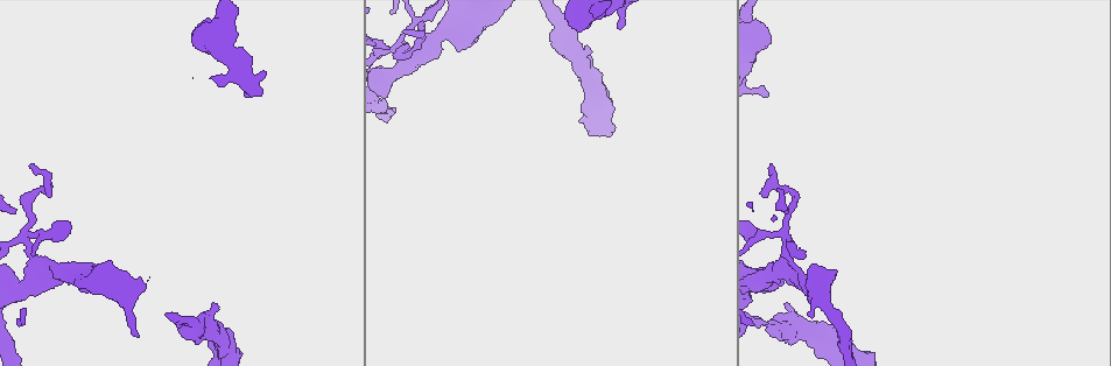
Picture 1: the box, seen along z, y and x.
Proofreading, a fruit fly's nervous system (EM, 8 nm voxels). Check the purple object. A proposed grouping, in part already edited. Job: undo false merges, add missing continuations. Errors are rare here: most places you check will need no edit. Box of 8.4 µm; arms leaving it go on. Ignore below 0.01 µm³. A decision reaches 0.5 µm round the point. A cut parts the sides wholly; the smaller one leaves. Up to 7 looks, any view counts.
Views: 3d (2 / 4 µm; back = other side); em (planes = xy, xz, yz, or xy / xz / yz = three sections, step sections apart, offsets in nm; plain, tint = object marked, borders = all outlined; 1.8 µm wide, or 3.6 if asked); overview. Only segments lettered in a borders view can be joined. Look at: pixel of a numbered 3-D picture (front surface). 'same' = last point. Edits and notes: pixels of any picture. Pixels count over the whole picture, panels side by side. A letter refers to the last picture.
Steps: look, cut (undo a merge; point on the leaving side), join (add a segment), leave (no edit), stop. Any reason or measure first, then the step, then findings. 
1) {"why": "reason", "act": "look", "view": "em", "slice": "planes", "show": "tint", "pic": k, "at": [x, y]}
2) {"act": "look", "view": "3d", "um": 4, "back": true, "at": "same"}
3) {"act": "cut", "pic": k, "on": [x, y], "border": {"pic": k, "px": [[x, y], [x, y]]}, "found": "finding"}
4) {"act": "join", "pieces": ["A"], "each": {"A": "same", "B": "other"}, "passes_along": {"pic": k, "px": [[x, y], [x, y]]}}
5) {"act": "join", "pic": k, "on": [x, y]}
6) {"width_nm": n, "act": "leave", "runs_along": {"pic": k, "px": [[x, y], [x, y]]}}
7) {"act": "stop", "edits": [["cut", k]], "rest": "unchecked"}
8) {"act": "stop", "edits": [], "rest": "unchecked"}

{"act": "look", "view": "3d", "um": 4, "pic": 1, "at": [769, 167]}

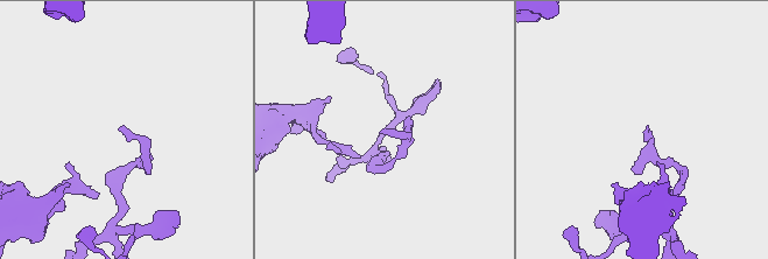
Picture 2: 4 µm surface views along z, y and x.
{"why": "now the EM", "act": "look", "view": "em", "slice": "planes", "show": "borders", "pic": 2, "at": [645, 130]}

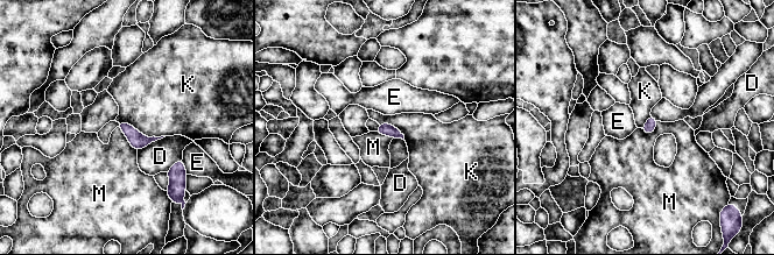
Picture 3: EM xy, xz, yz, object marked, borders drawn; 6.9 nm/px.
{"act": "leave", "each": {"D": "other", "E": "other", "K": "other", "M": "other"}, "border": {"pic": 3, "px": [[118, 121], [147, 136], [164, 136]]}, "found": "none of them fits"}

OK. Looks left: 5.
{"why": "branch stops here", "act": "look", "view": "3d", "um": 4, "pic": 1, "at": [585, 47]}

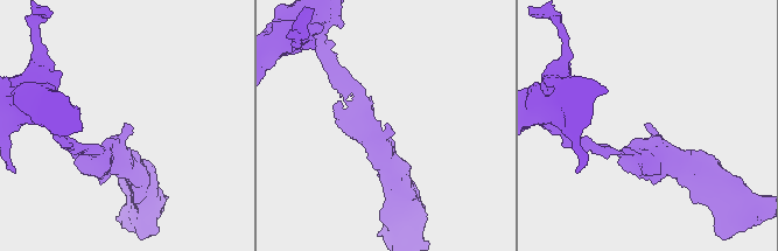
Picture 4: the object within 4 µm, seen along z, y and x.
{"why": "need the tissue", "act": "look", "view": "em", "slice": "planes", "show": "tint", "pic": 4, "at": [645, 124]}

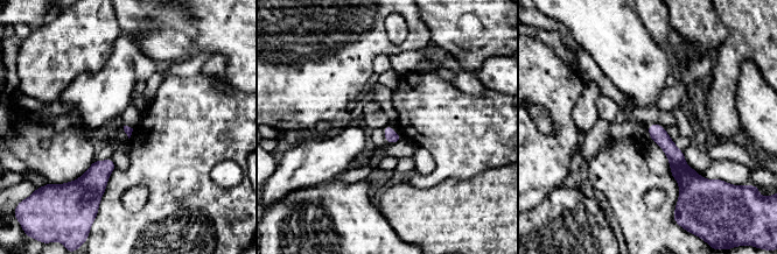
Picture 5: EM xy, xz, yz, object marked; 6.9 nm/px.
{"why": "see the neighbours", "act": "look", "view": "em", "slice": "planes", "show": "borders", "at": "same"}

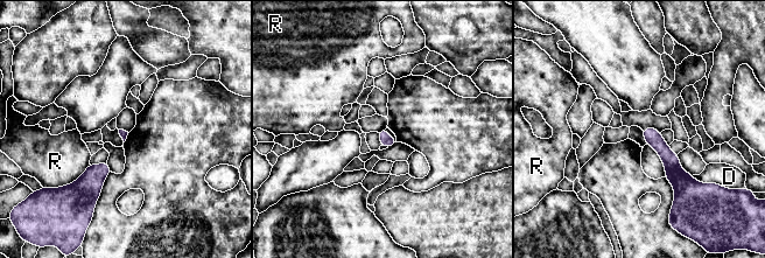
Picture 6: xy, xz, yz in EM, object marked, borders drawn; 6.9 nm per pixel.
{"act": "leave", "each": {"D": "other", "R": "other"}, "runs_along": {"pic": 6, "px": [[646, 132], [671, 161], [680, 190]]}, "found": "no lettered segment goes on from it"}

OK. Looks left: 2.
{"why": "free end", "act": "look", "view": "3d", "um": 4, "pic": 1, "at": [766, 94]}

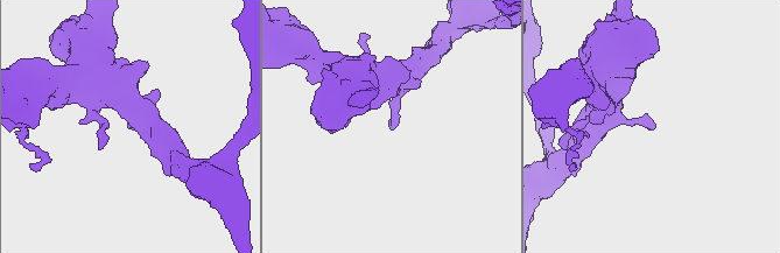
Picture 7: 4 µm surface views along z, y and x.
{"why": "now the EM", "act": "look", "view": "em", "slice": "planes", "show": "borders", "pic": 7, "at": [654, 127]}

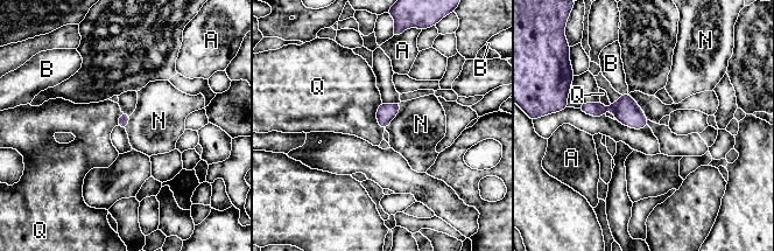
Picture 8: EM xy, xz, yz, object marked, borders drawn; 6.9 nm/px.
{"act": "leave", "each": {"A": "other", "B": "other", "N": "other", "Q": "other"}, "border": {"pic": 8, "px": [[599, 100], [616, 119]]}, "found": "no lettered segment goes on from it"}

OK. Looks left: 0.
{"act": "stop", "edits": [], "rest": "unchecked"}

